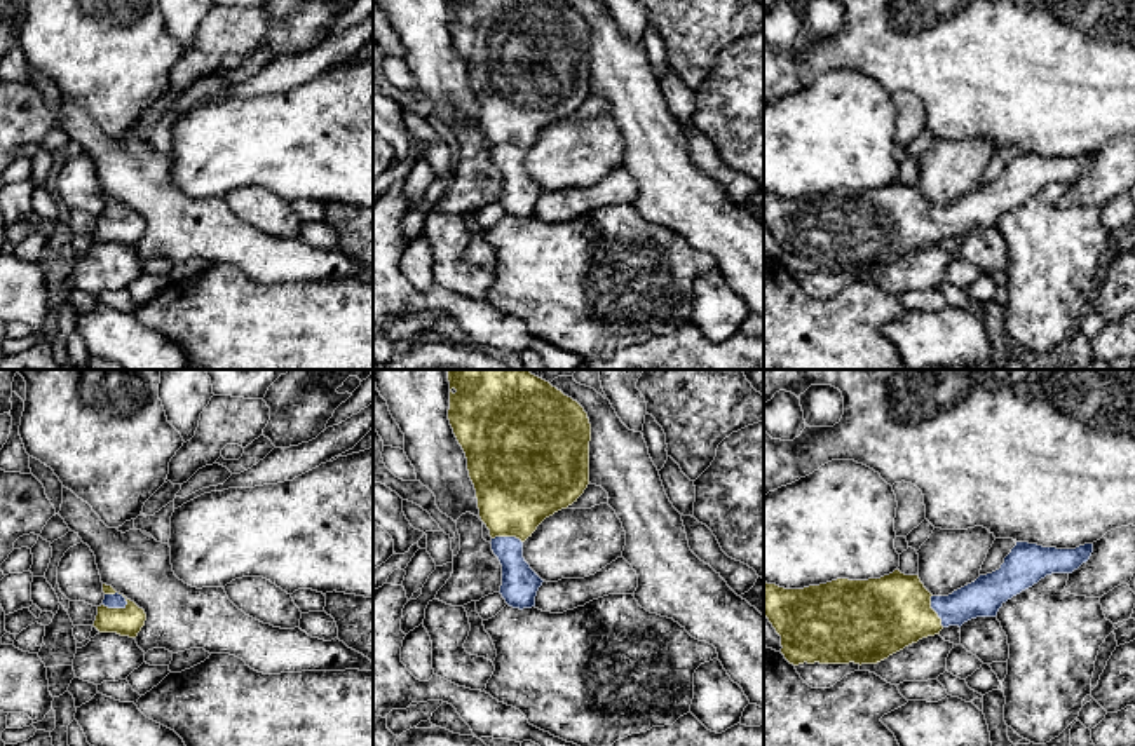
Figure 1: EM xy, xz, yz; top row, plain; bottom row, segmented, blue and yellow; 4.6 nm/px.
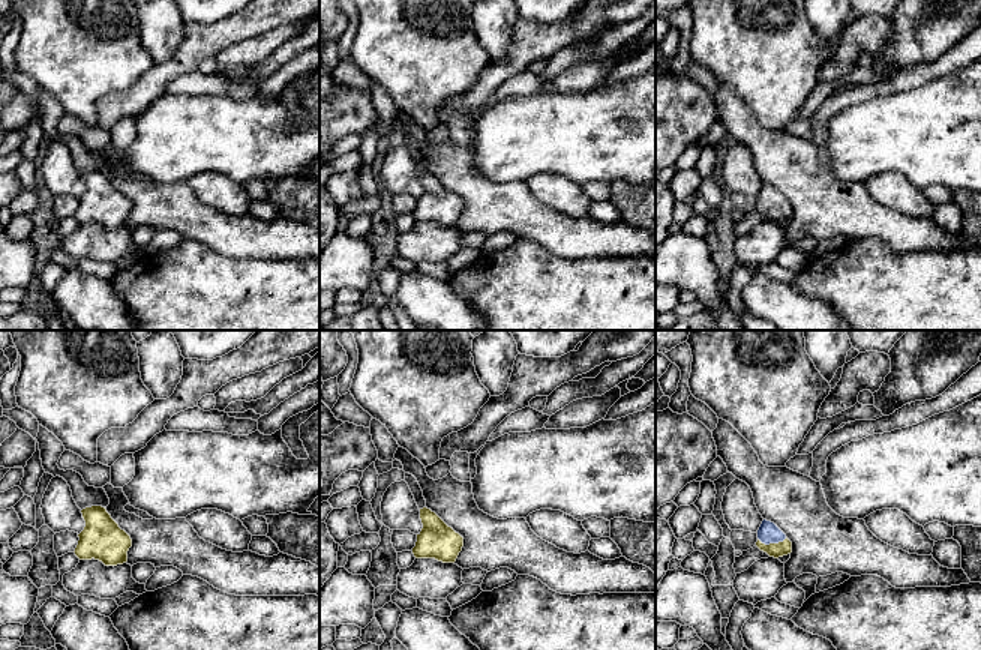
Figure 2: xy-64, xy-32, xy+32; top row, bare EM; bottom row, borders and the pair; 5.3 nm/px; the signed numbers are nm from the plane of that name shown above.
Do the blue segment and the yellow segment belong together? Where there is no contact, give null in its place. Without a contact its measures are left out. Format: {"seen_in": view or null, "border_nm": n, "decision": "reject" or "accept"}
{"seen_in": "xy", "border_nm": 130, "decision": "accept"}

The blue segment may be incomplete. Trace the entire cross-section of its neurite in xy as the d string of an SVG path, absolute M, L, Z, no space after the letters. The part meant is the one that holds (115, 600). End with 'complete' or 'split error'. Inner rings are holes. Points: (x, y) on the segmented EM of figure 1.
M103 584L105 600L98 607L94 627L99 633L117 633L136 638L145 626L146 614L134 601L117 593L112 586Z; split error

